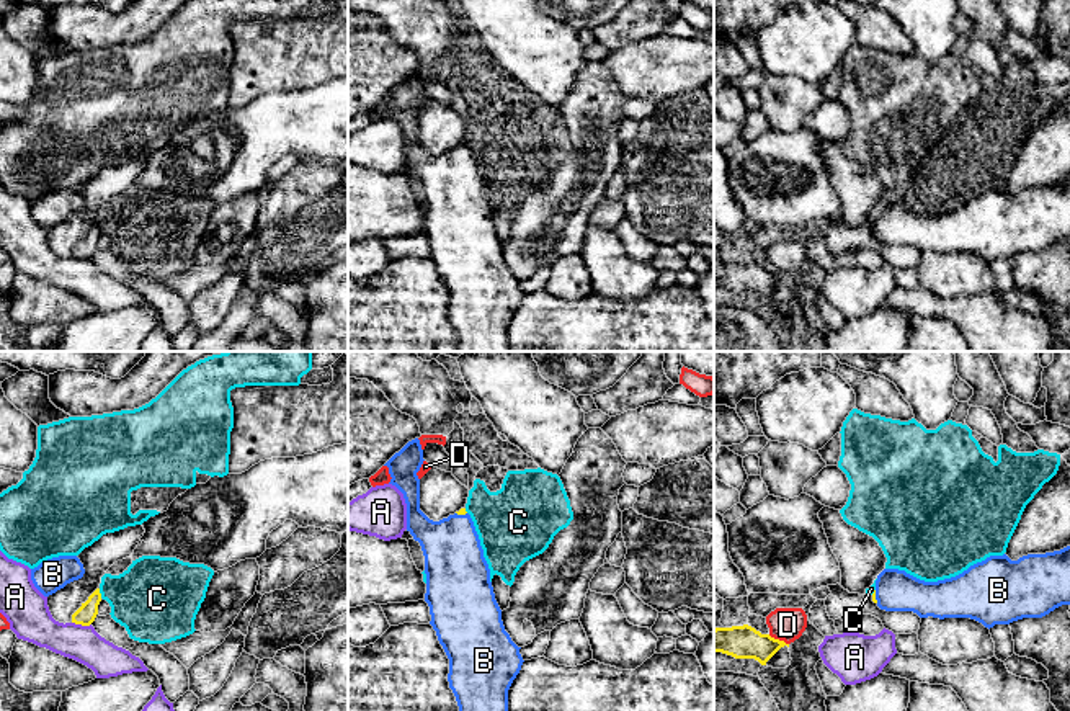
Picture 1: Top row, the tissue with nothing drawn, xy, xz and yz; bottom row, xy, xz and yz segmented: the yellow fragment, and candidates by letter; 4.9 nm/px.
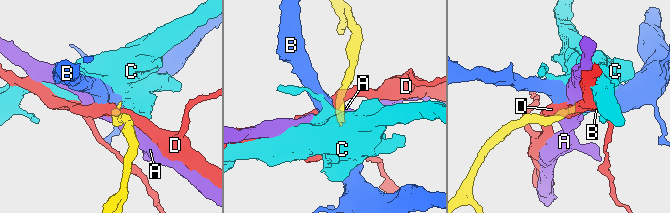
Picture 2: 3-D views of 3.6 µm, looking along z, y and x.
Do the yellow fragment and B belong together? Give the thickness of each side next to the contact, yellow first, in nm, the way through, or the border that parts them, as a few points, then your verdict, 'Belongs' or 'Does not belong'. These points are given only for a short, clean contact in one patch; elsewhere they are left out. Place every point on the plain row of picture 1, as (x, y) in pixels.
Thickness 20 nm (yellow) against 200 nm. Belongs

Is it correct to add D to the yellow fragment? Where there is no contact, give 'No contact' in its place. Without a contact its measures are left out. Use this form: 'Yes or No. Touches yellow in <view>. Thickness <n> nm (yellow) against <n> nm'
No. Touches yellow in yz. Thickness 160 nm (yellow) against 160 nm

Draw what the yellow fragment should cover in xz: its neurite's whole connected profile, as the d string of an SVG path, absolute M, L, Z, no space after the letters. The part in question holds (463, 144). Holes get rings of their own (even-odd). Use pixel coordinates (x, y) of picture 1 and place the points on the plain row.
M420 74L384 100L407 137L407 165L425 190L430 258L449 293L448 315L459 351L510 351L508 324L521 304L519 283L505 265L490 203L466 142L439 155L420 144Z

